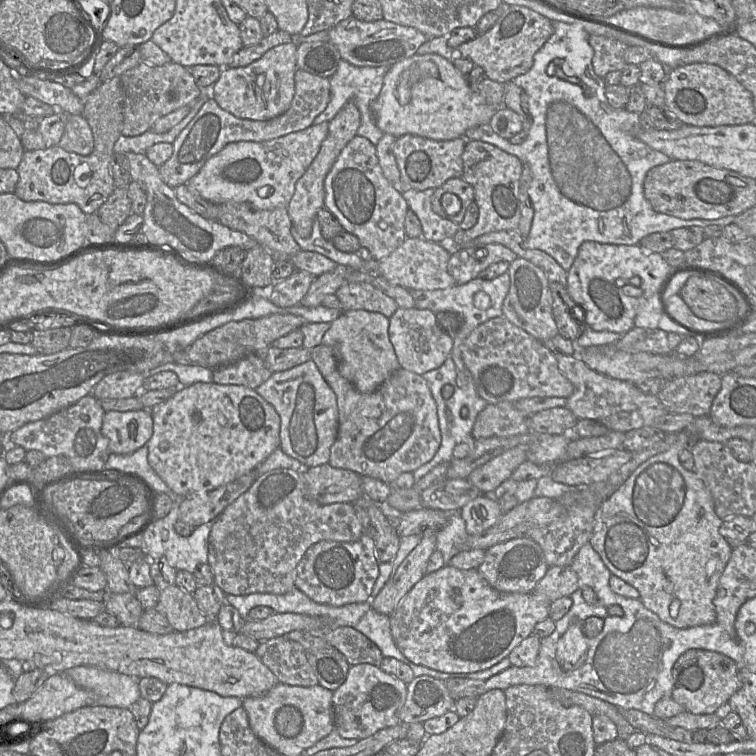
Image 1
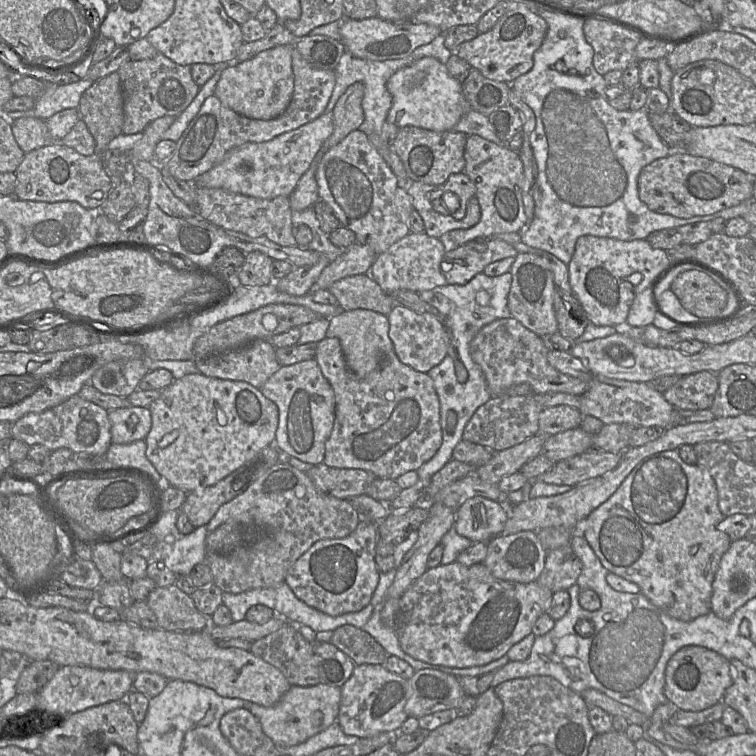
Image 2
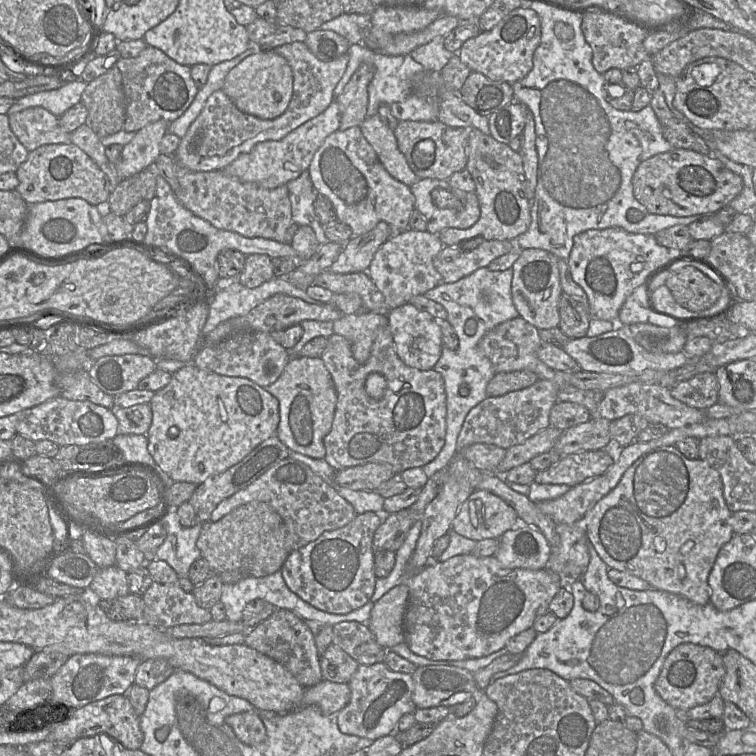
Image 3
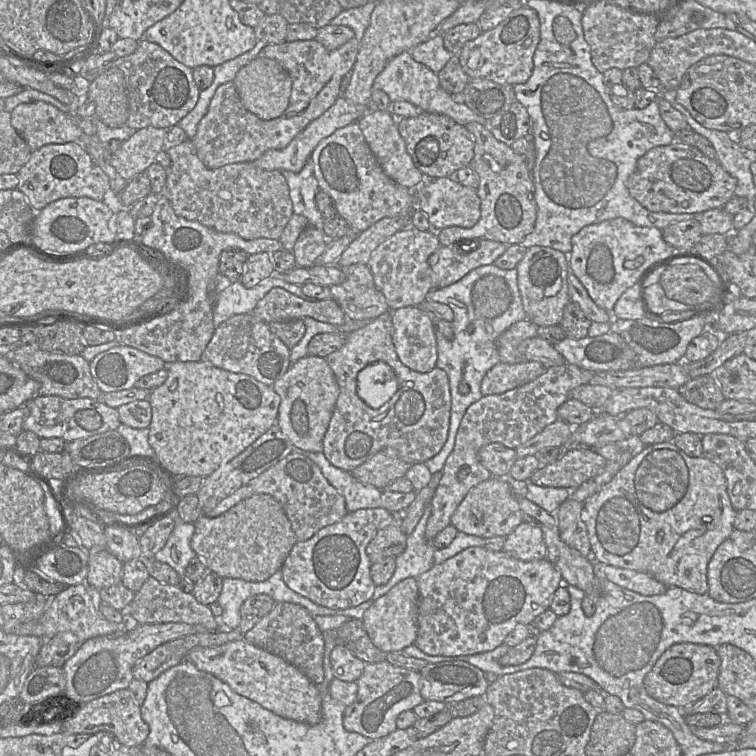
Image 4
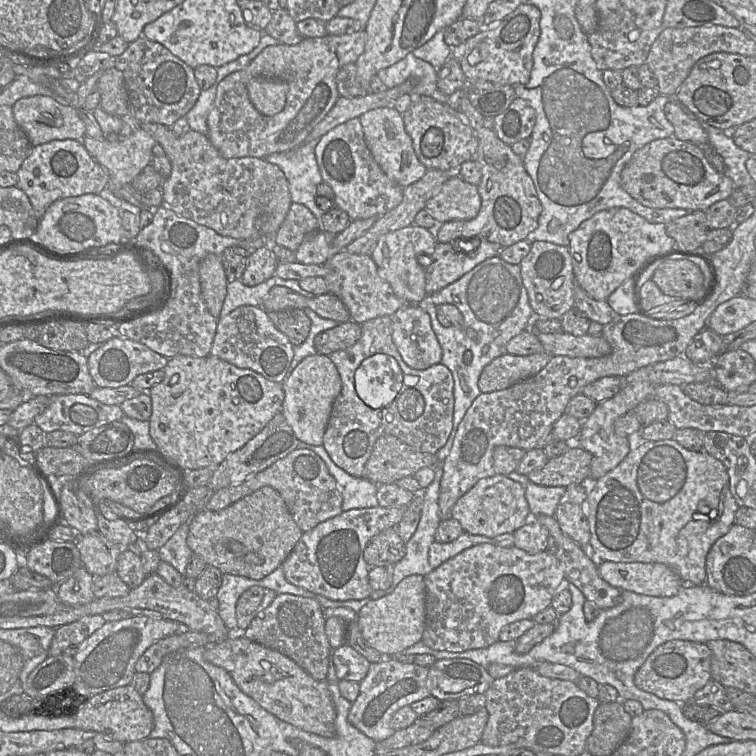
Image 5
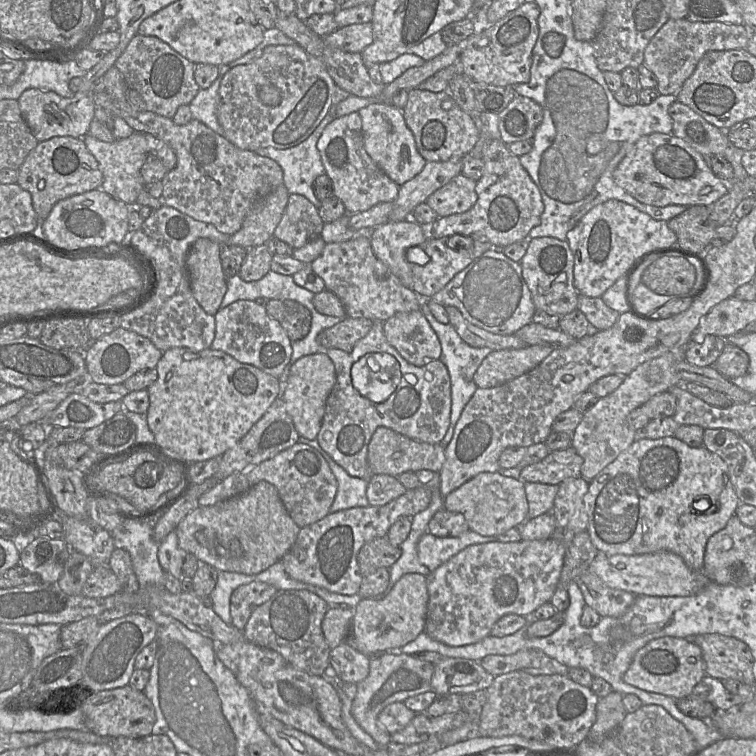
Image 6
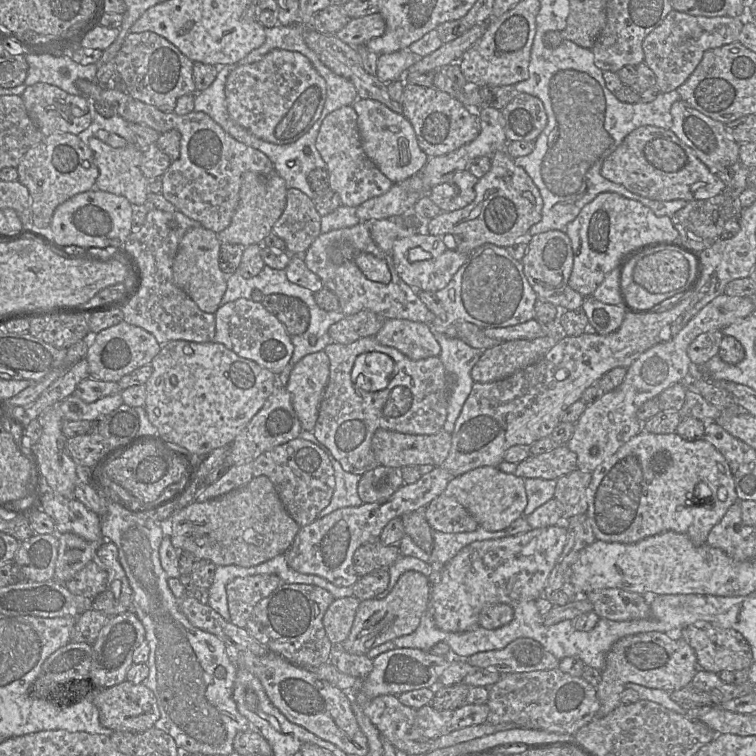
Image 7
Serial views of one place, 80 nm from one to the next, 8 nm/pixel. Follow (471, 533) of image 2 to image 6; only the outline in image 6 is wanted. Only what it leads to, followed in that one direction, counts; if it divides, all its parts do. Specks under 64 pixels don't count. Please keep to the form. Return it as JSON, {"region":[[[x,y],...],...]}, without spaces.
{"region":[[[499,471],[483,472],[448,494],[443,508],[463,514],[470,531],[482,536],[497,536],[522,526],[528,519],[525,483],[521,479],[506,477]]]}

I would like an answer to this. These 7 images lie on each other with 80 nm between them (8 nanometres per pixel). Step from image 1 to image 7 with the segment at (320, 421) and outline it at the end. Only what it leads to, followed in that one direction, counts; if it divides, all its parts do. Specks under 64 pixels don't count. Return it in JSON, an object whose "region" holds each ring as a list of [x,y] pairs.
{"region":[[[318,351],[300,359],[289,374],[285,388],[291,394],[302,430],[313,432],[329,373],[329,358],[324,351]]]}

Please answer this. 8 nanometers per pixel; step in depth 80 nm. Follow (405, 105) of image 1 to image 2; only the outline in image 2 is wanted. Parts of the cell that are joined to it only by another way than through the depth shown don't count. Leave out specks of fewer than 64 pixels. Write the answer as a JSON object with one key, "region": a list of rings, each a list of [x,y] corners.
{"region":[[[425,57],[395,72],[387,82],[392,106],[386,121],[398,128],[415,126],[431,131],[451,131],[460,119],[471,110],[462,92],[462,84],[453,78],[446,65],[436,58]]]}

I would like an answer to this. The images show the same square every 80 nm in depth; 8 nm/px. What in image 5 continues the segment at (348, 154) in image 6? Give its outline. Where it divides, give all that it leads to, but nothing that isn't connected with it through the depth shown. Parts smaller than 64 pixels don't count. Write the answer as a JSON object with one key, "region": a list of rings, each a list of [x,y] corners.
{"region":[[[360,118],[348,120],[322,136],[315,156],[322,181],[334,192],[335,206],[345,211],[351,221],[381,217],[401,203],[403,188],[389,179],[373,159],[365,143]]]}

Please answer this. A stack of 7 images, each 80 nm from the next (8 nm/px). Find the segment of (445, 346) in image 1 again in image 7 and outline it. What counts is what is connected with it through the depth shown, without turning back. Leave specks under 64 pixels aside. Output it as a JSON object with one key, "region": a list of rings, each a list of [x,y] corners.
{"region":[[[386,319],[375,339],[384,346],[396,348],[412,360],[438,357],[441,347],[432,326],[407,319]]]}

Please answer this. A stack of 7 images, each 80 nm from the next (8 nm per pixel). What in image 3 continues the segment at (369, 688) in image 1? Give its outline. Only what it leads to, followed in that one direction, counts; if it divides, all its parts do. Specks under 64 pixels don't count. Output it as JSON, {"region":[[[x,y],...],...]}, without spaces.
{"region":[[[384,662],[370,665],[359,665],[352,678],[348,682],[351,697],[348,704],[338,712],[338,726],[342,733],[356,735],[360,738],[376,740],[382,736],[396,733],[399,719],[407,713],[413,713],[417,709],[412,701],[414,682],[412,675],[391,670]]]}

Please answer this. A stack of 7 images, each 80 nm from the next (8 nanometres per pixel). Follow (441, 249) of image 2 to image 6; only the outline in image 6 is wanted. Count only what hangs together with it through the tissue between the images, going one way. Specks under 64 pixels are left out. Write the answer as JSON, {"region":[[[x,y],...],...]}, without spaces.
{"region":[[[408,219],[378,225],[368,234],[375,256],[404,286],[412,289],[413,274],[406,254],[410,247],[421,246],[431,237],[427,229]]]}

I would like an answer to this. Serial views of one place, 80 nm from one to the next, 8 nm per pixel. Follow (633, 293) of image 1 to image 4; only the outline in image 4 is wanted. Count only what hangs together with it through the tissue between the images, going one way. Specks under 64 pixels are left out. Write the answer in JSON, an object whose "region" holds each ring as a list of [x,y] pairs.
{"region":[[[619,217],[583,227],[572,237],[572,250],[568,259],[571,272],[586,288],[592,300],[599,307],[612,312],[617,300],[628,288],[637,282],[641,283],[644,275],[653,266],[668,259],[676,250],[663,239],[661,229],[636,226]]]}

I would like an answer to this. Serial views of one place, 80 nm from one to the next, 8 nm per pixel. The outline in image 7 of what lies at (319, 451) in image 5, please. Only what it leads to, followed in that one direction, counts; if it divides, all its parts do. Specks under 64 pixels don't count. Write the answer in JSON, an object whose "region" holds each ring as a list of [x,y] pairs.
{"region":[[[301,430],[300,438],[308,440],[318,446],[327,455],[330,460],[335,476],[335,488],[330,503],[319,514],[318,518],[323,518],[333,511],[345,507],[359,507],[363,504],[357,488],[360,476],[346,472],[341,464],[333,457],[328,448],[322,444],[313,434],[313,432]]]}

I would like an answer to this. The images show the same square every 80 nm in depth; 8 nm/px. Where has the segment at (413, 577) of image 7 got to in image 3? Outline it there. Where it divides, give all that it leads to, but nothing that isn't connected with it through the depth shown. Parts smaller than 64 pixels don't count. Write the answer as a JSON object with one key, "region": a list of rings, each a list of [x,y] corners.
{"region":[[[401,582],[376,601],[371,609],[367,625],[377,642],[388,650],[405,643],[403,619],[408,595],[407,583]]]}

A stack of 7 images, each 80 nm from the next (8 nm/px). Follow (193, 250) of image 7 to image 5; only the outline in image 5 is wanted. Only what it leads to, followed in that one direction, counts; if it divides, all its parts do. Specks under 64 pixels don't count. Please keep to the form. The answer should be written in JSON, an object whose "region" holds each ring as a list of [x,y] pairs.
{"region":[[[208,254],[200,263],[199,274],[203,301],[210,314],[218,319],[228,283],[221,257]]]}

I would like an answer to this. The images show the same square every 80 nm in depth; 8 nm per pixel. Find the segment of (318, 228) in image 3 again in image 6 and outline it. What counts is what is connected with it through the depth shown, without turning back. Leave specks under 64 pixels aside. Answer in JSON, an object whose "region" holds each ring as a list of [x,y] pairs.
{"region":[[[336,86],[334,94],[332,96],[332,104],[329,112],[324,117],[319,126],[313,131],[313,133],[299,145],[288,149],[265,147],[258,148],[255,151],[255,153],[257,153],[258,155],[272,159],[280,166],[283,172],[283,182],[289,194],[299,194],[304,196],[316,208],[319,207],[320,201],[316,198],[314,194],[313,183],[318,176],[325,173],[325,169],[316,145],[325,127],[334,119],[335,107],[349,96],[350,94],[347,91]]]}

